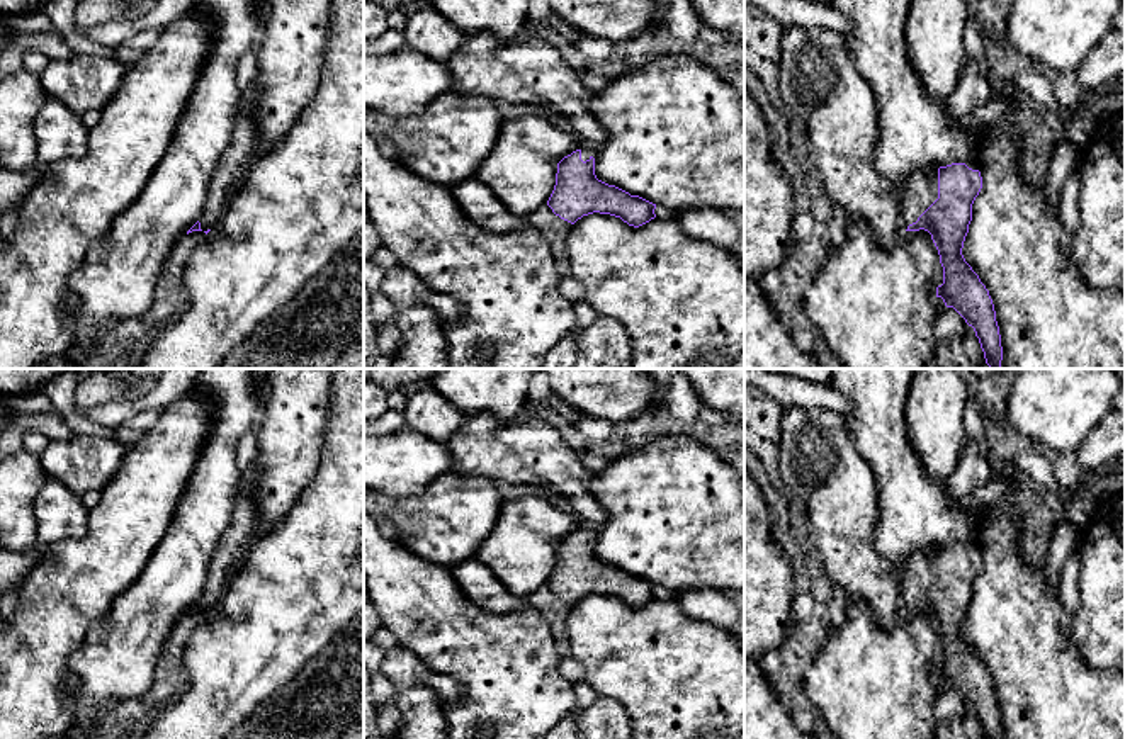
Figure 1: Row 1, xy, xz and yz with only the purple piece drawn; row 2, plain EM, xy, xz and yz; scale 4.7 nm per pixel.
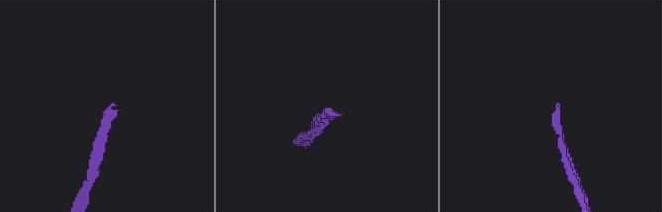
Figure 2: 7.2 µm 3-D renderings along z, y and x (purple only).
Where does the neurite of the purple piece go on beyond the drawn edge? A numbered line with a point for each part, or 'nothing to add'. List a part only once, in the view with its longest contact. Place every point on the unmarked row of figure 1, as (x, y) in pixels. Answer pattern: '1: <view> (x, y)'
1: yz (921, 569)

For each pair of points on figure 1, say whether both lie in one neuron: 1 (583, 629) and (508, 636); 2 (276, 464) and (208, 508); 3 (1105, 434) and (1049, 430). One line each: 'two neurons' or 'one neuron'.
1: two neurons
2: two neurons
3: two neurons

